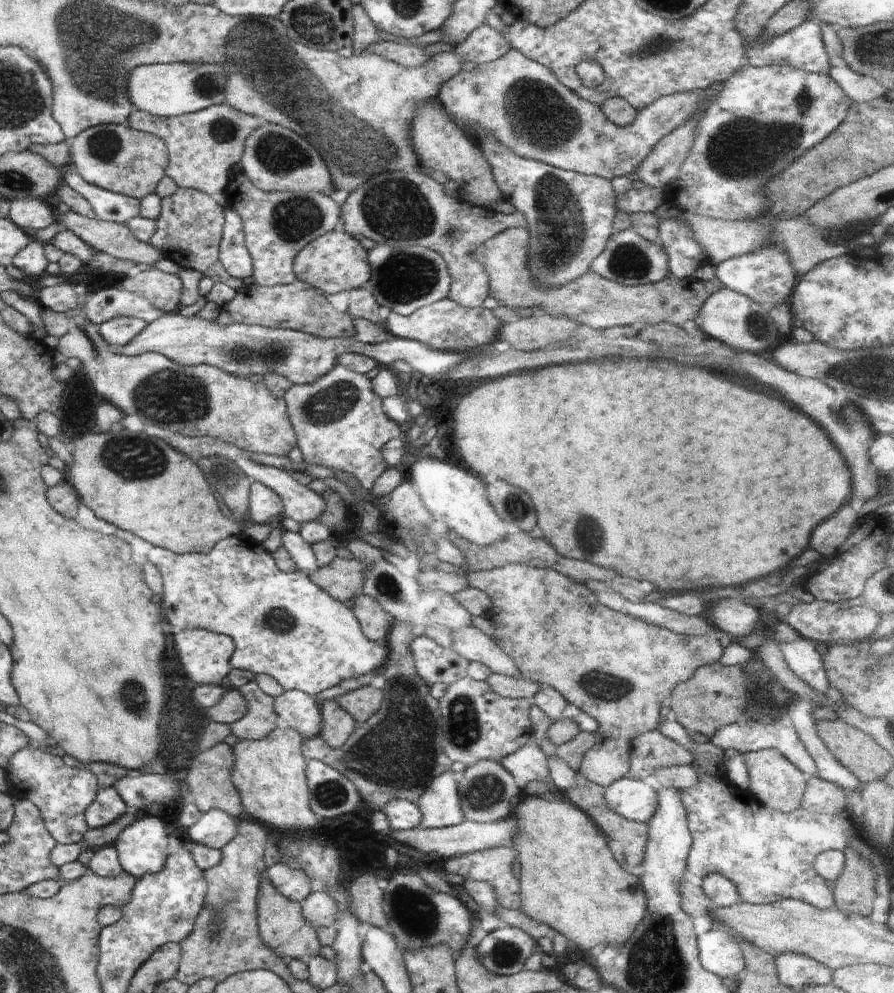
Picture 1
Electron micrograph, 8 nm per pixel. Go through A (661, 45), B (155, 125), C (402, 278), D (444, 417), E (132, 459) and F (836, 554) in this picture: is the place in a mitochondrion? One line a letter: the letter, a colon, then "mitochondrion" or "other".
A: mitochondrion
B: other
C: mitochondrion
D: other
E: mitochondrion
F: other

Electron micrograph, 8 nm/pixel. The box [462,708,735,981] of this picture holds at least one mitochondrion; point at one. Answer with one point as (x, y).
(504, 955)

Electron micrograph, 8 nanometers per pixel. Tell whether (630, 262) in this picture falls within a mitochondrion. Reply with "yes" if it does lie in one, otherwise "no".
yes

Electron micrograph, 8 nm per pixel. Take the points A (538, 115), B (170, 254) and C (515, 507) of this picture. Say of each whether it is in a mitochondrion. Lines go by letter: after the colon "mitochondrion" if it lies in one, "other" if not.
A: mitochondrion
B: other
C: mitochondrion

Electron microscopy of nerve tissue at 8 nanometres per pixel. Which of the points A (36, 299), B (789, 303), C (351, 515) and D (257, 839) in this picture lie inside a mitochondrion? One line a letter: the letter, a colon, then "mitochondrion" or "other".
A: other
B: other
C: other
D: other

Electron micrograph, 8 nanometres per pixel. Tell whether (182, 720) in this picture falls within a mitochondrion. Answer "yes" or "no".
yes

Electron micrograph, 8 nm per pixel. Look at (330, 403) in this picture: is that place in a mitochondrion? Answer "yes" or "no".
yes

